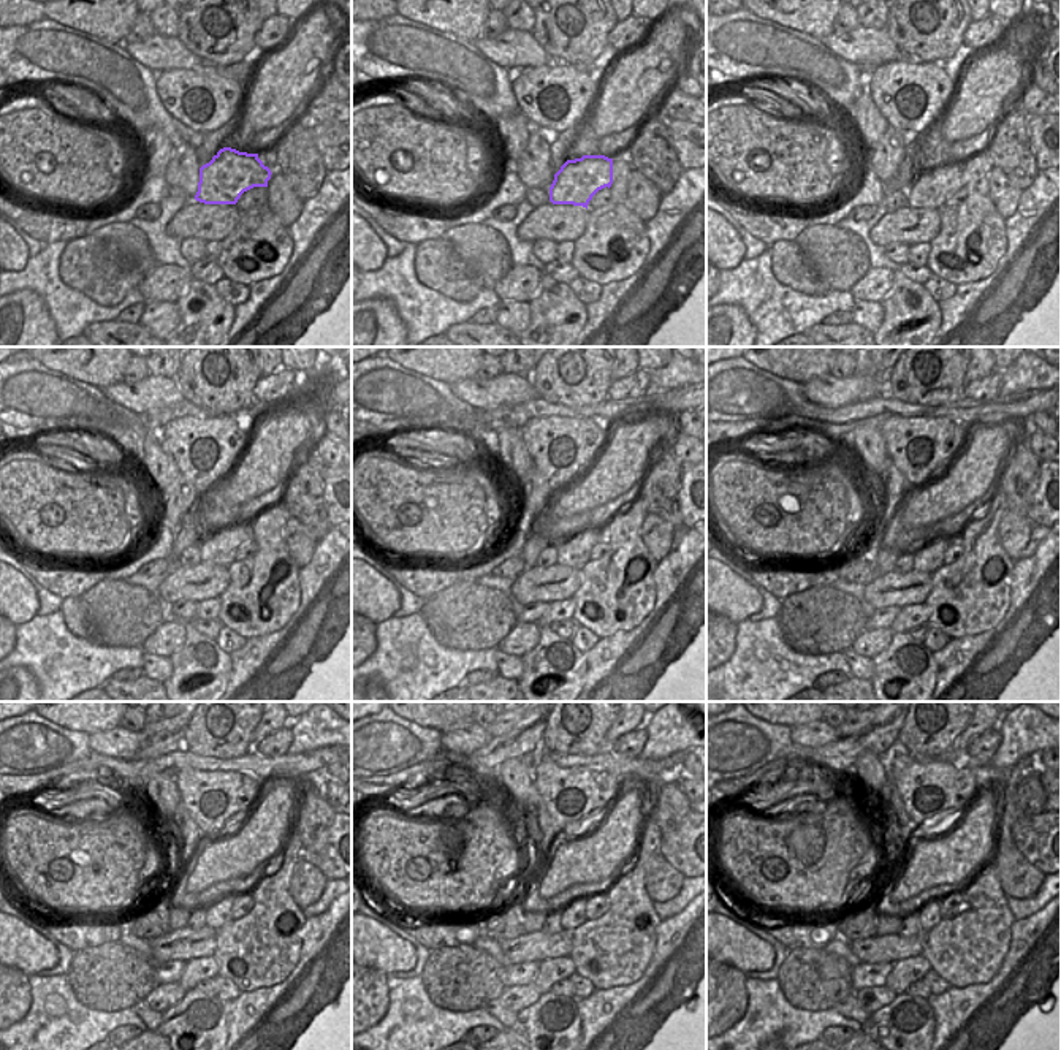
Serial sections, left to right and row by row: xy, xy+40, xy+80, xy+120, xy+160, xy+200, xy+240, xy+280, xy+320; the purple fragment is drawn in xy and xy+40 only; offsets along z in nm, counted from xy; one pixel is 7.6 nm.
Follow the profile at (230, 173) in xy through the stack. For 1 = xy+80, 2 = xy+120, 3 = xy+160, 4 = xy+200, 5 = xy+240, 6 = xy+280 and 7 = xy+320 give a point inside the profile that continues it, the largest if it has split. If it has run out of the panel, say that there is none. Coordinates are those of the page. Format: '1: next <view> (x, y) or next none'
1: next xy+80 (930, 189)
2: next xy+120 (220, 547)
3: next xy+160 (575, 551)
4: next xy+200 (928, 558)
5: next xy+240 (217, 913)
6: next xy+280 (574, 914)
7: next xy+320 (928, 916)

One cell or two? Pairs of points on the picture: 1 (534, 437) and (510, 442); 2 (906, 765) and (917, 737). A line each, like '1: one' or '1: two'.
1: two
2: two

